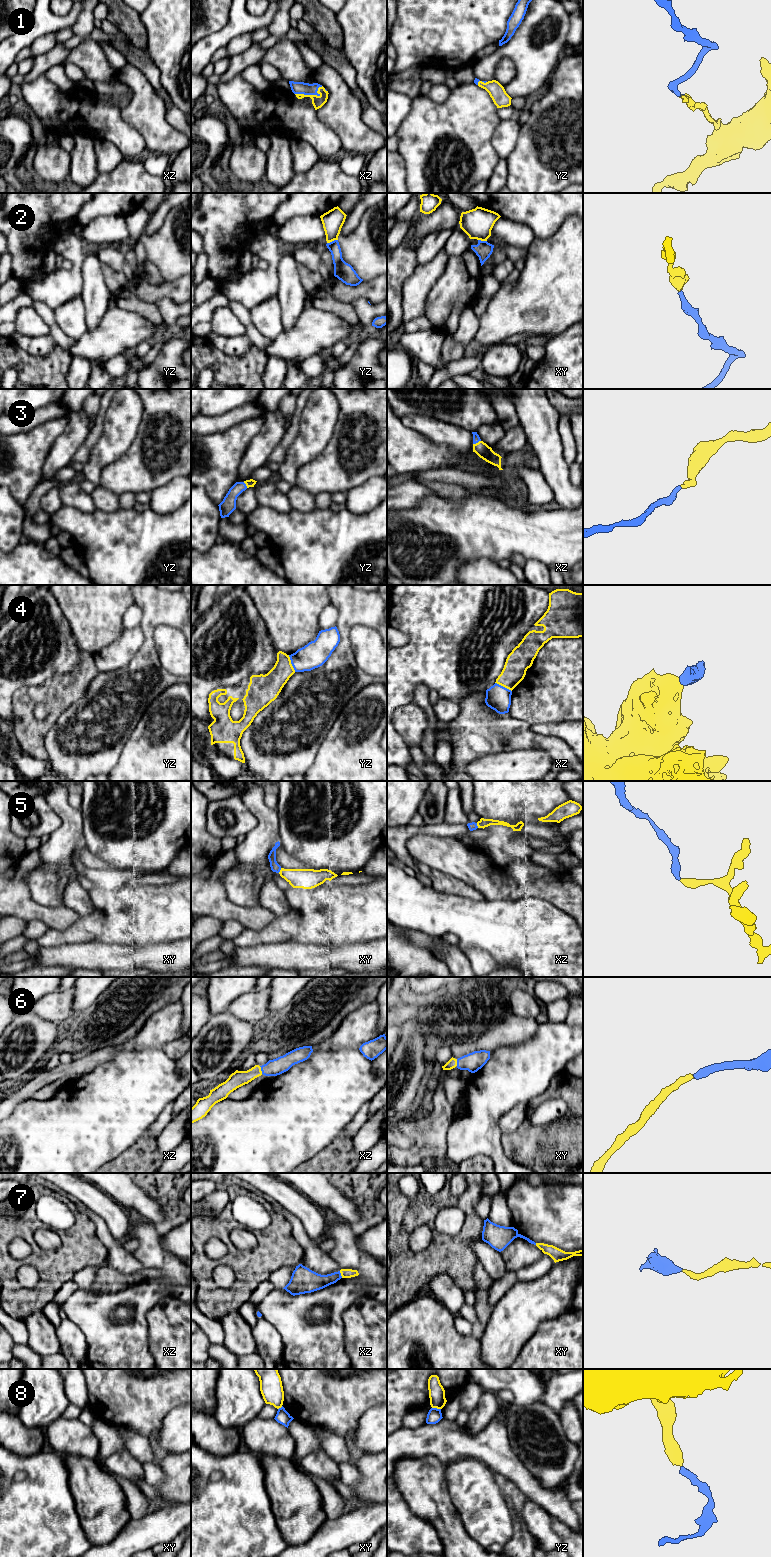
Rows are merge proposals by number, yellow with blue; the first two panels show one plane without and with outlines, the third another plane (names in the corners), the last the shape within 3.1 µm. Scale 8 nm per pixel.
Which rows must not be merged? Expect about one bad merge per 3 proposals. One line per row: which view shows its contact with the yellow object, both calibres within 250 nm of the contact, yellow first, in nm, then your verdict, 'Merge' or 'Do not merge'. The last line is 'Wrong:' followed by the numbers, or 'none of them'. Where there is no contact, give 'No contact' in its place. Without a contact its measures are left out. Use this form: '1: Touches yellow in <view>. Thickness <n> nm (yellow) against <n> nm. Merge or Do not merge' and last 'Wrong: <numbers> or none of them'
1: Touches yellow in xz. Thickness 100 nm (yellow) against 100 nm. Merge
2: Touches yellow in yz. Thickness 170 nm (yellow) against 130 nm. Do not merge
3: Touches yellow in xz. Thickness 120 nm (yellow) against 60 nm. Merge
4: Touches yellow in yz. Thickness 200 nm (yellow) against 200 nm. Do not merge
5: Touches yellow in xy. Thickness 160 nm (yellow) against 80 nm. Merge
6: Touches yellow in xz. Thickness 130 nm (yellow) against 130 nm. Merge
7: Touches yellow in xz. Thickness 80 nm (yellow) against 160 nm. Merge
8: Touches yellow in yz. Thickness 130 nm (yellow) against 120 nm. Do not merge
Wrong: 2, 4, 8

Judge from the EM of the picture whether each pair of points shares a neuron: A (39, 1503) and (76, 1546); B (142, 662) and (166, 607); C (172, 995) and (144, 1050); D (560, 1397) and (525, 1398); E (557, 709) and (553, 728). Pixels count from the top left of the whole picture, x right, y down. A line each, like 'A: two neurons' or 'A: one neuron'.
A: one neuron
B: one neuron
C: two neurons
D: two neurons
E: two neurons

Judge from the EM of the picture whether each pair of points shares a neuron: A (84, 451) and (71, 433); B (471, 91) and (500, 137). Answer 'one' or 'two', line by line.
A: two
B: two

